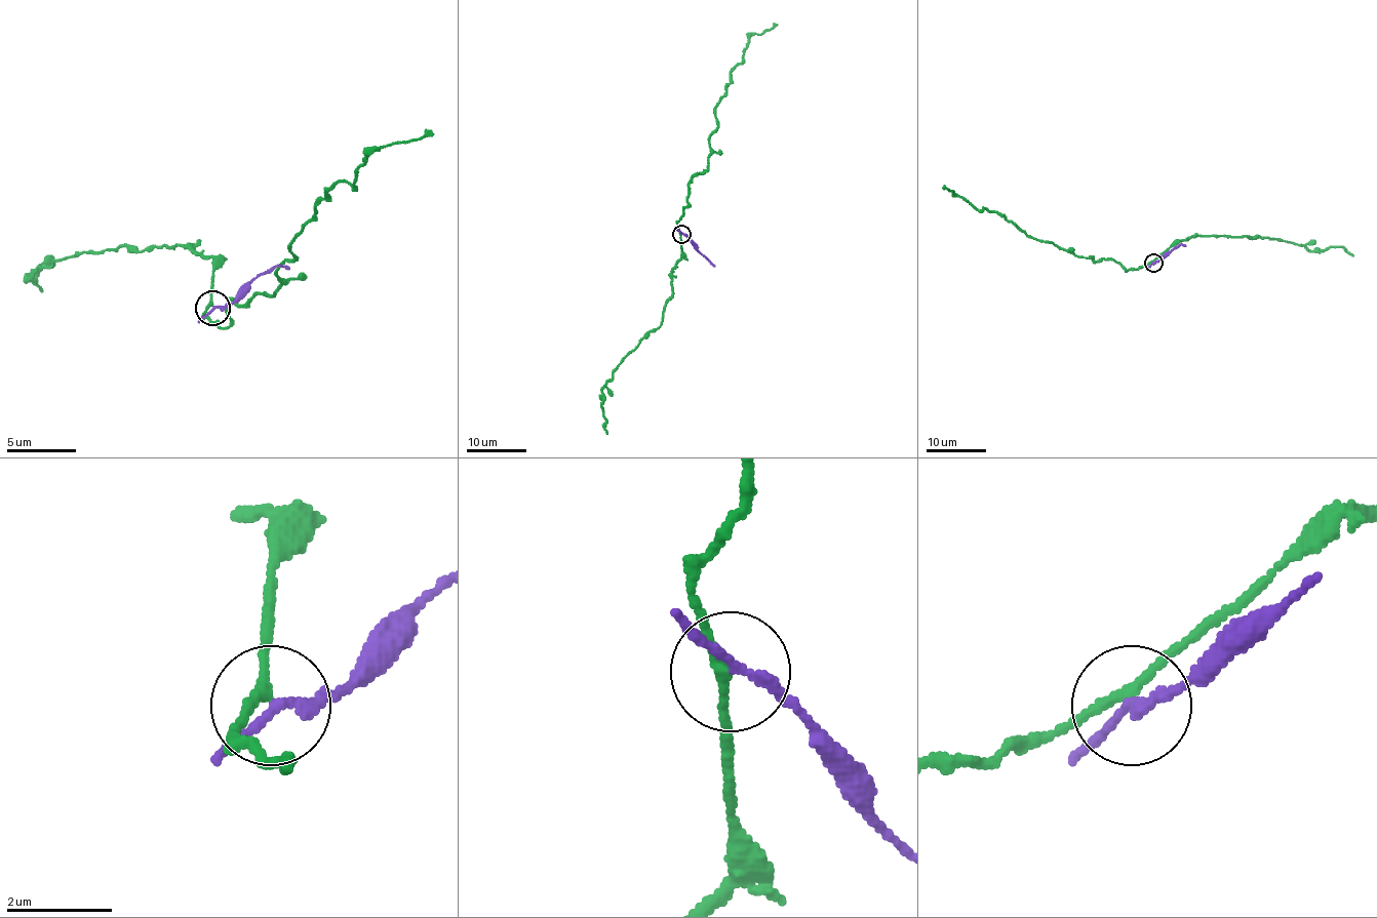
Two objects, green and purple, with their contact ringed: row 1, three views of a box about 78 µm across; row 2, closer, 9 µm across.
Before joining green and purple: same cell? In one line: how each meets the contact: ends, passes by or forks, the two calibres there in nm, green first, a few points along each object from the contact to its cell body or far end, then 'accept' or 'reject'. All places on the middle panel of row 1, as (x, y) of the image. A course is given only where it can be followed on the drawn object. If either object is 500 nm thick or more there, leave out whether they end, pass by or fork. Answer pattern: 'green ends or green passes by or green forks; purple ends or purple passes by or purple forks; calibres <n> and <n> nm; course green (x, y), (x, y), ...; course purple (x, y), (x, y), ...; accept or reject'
green passes by; purple passes by; calibres 190 and 160 nm; course green (681, 233), (677, 222), (687, 206), (690, 181), (707, 168), (715, 110), (730, 72), (749, 37), (777, 24); course purple (681, 233), (715, 267); reject

